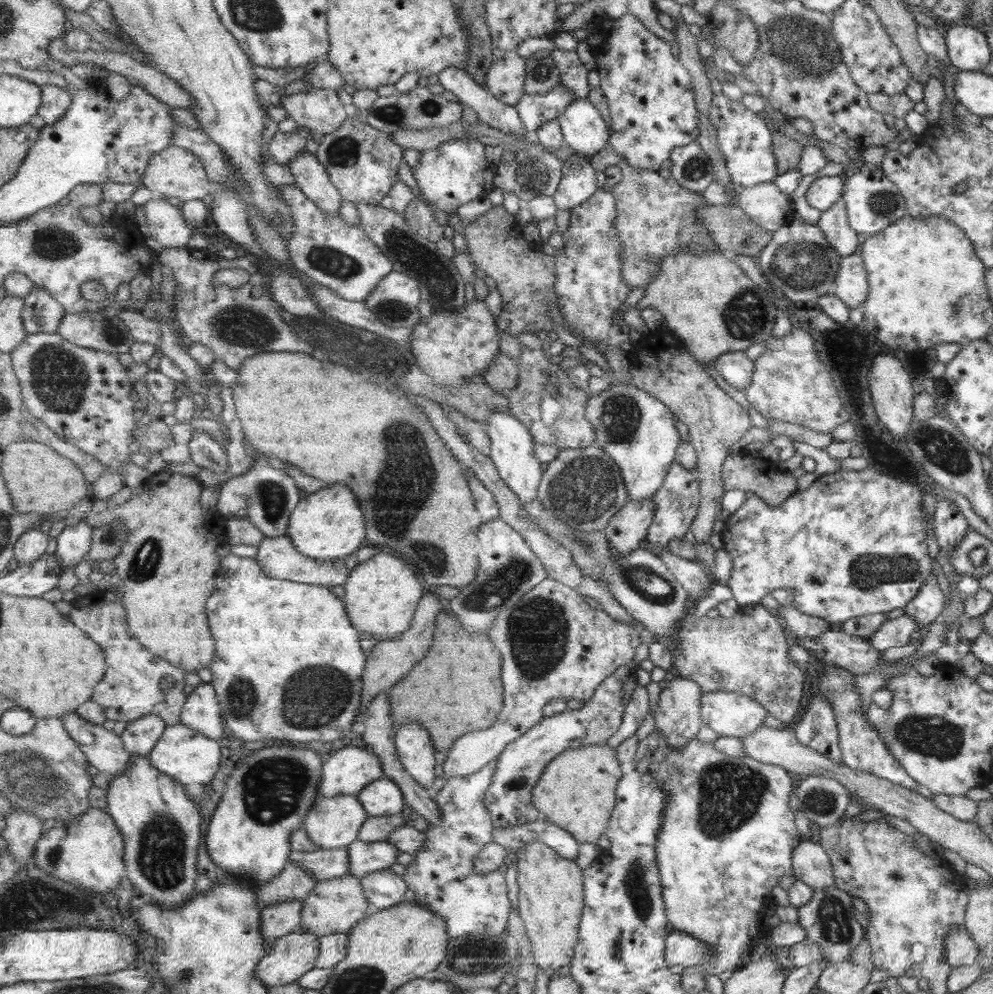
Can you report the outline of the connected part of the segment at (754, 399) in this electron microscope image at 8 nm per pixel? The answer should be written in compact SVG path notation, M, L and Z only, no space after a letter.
M791 326L790 329L783 337L771 337L765 341L765 350L753 360L750 383L741 391L750 408L754 408L766 420L831 433L835 426L848 420L847 412L825 366L817 360L811 335L801 328Z

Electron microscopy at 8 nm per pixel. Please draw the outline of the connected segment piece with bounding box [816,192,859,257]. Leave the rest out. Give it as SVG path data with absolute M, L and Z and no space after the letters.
M843 192L826 211L820 211L816 225L831 248L841 254L841 257L854 254L855 248L859 247L857 234L849 228L847 222Z

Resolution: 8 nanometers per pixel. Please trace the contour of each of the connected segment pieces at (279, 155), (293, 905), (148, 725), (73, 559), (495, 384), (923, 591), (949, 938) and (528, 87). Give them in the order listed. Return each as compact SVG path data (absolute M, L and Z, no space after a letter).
M307 129L300 130L299 133L281 134L277 131L268 147L271 160L277 164L291 164L297 155L301 155L307 148Z
M284 900L265 906L261 911L262 932L274 941L297 932L301 926L303 900Z
M156 714L144 716L128 723L120 738L132 754L148 755L163 737L167 726Z
M82 520L76 525L66 527L57 537L55 553L64 566L79 564L85 560L92 547L94 528Z
M500 352L496 361L484 373L484 377L497 393L508 394L519 384L519 373L520 368L516 360Z
M930 570L926 583L921 585L913 599L905 604L903 613L915 621L917 627L923 628L938 618L939 613L943 612L945 602L944 595L939 590L932 570Z
M963 926L951 927L944 936L945 960L951 967L971 966L976 962L975 943Z
M552 55L543 58L527 58L525 92L529 94L548 93L562 82L560 70Z

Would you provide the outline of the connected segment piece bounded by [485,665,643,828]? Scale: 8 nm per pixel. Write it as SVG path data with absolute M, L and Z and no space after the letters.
M631 665L619 668L596 688L596 694L584 702L581 708L567 708L559 714L544 717L540 724L504 748L498 758L495 779L485 798L488 811L492 813L494 828L513 828L520 824L546 820L545 813L535 808L532 792L548 764L570 748L590 744L605 746L609 738L620 730L630 693L642 678L641 673Z

